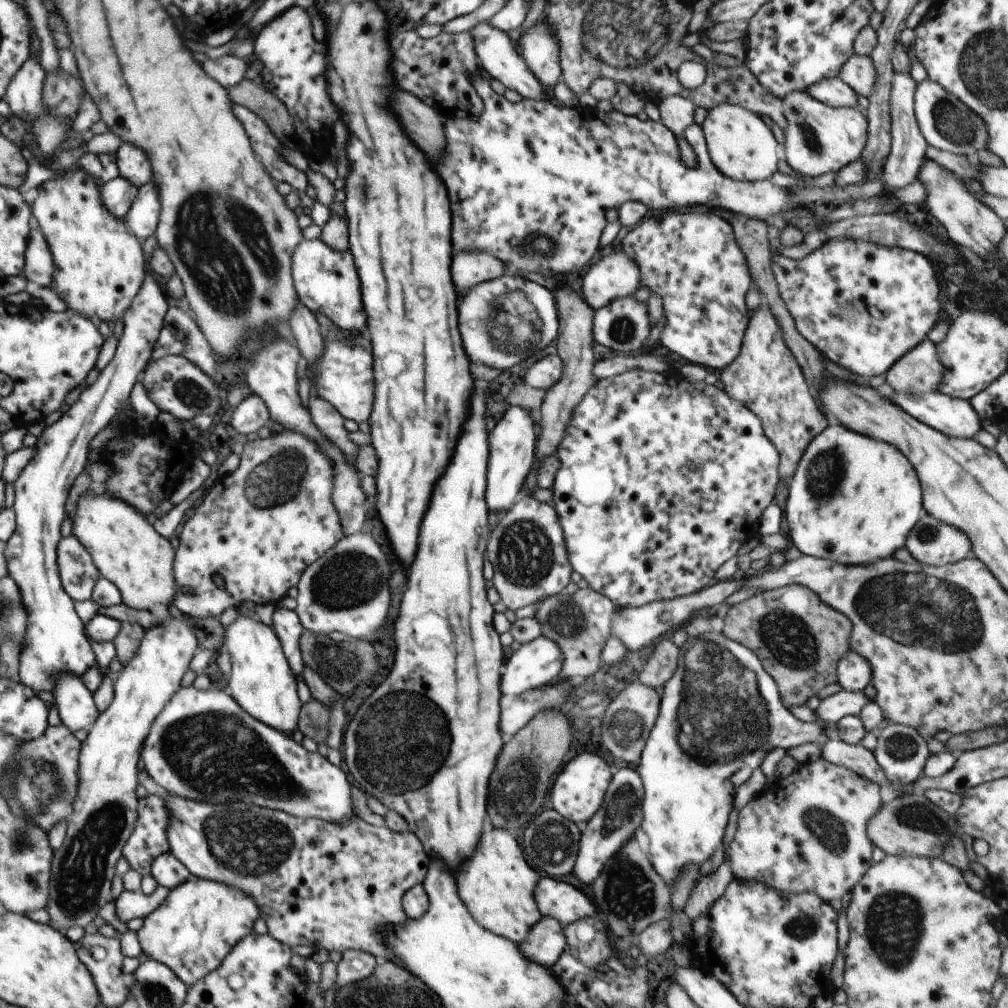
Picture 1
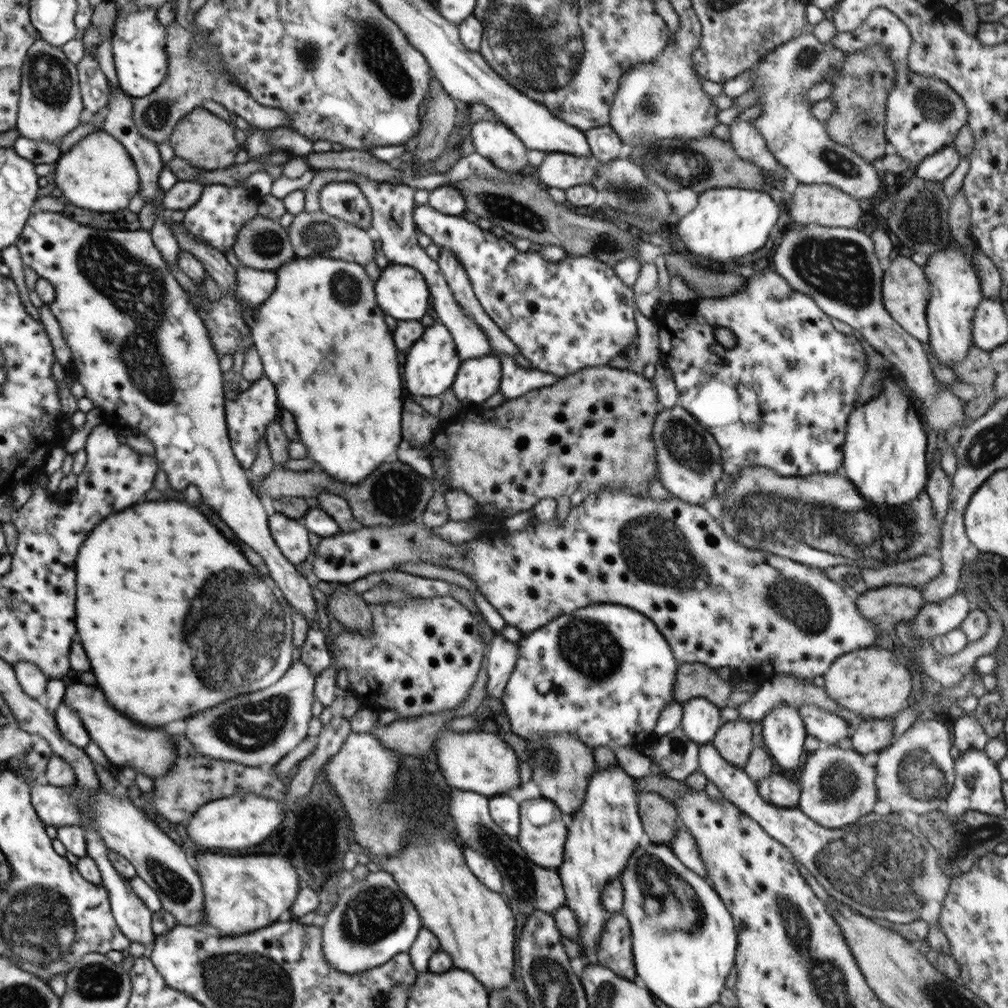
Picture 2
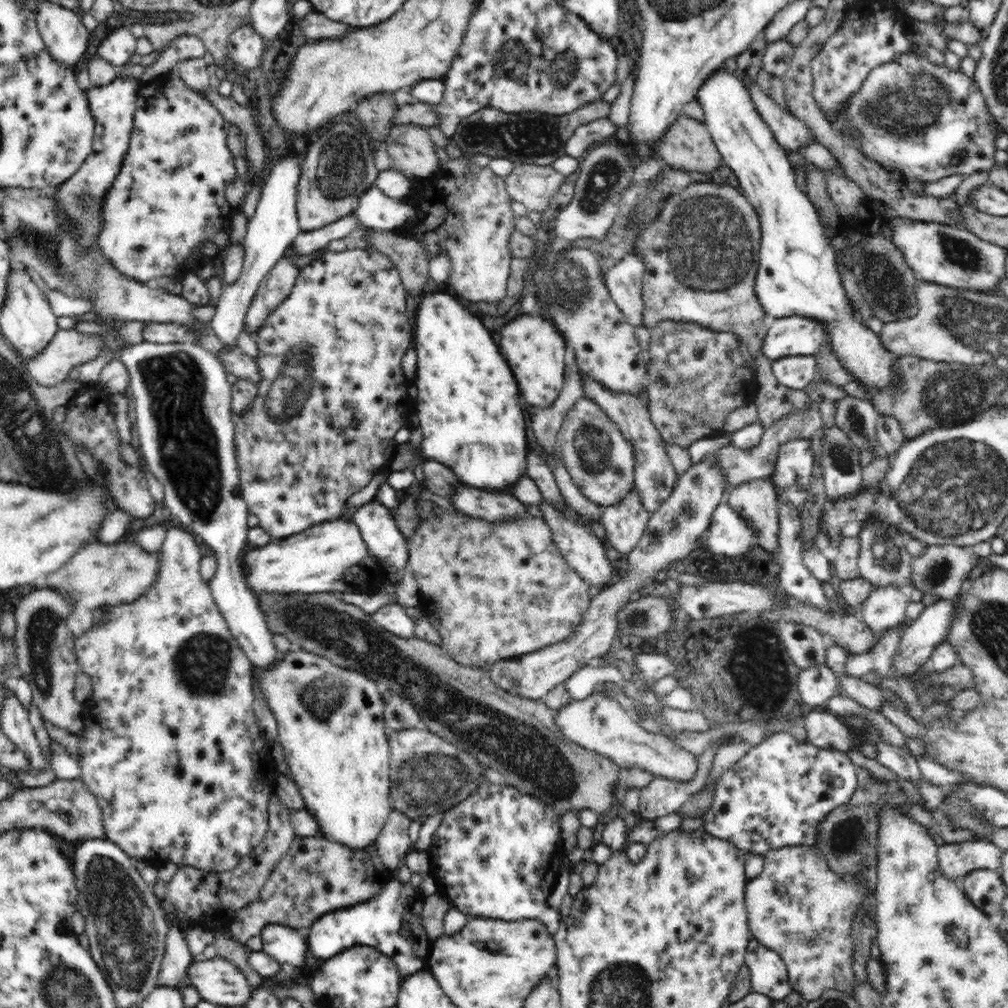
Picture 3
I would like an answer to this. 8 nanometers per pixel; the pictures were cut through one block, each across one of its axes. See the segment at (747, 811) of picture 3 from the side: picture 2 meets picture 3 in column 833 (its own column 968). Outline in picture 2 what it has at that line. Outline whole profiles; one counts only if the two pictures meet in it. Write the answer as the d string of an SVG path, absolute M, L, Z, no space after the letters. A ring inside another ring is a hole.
M974 749L964 751L955 759L955 783L943 802L945 816L951 822L960 820L966 810L976 810L992 816L1004 816L1007 807L1002 796L1002 782L1003 778L998 770L997 762L988 757L985 751Z

